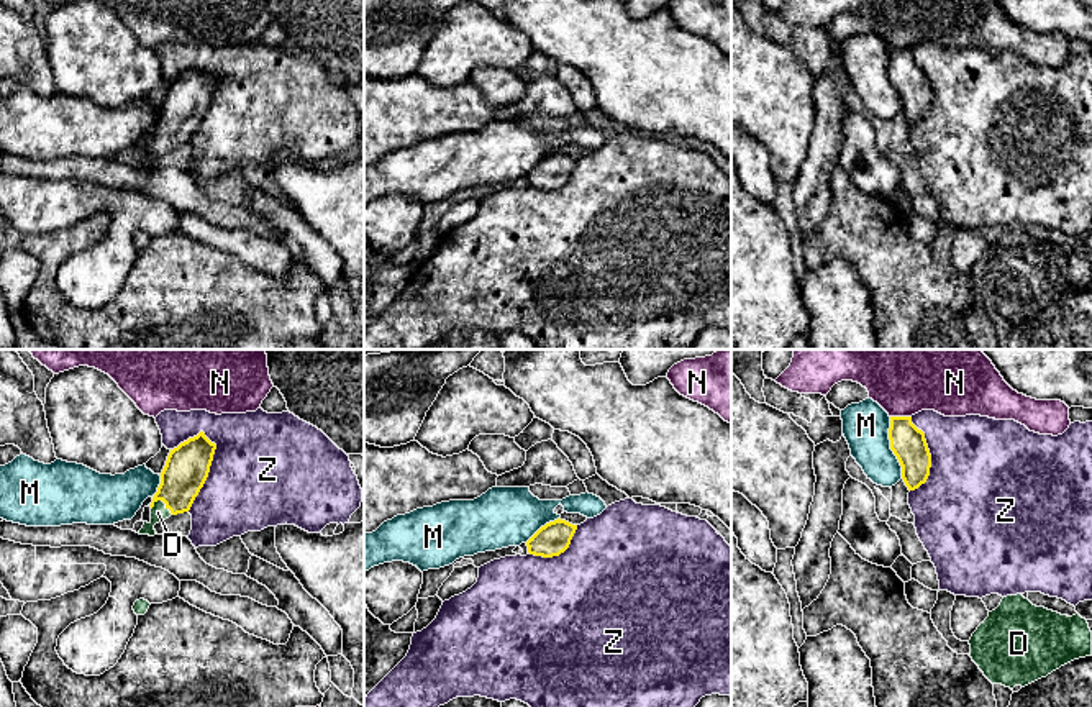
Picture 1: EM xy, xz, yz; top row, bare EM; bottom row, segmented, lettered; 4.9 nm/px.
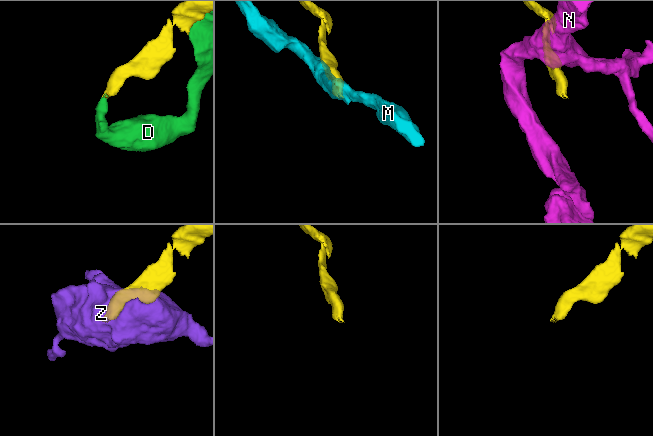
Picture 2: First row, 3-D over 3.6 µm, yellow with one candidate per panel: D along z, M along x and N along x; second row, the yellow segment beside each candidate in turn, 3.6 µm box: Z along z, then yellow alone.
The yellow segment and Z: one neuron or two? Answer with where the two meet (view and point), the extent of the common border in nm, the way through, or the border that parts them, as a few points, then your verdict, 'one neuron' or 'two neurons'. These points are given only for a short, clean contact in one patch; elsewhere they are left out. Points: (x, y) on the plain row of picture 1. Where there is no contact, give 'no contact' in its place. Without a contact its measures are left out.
xy (209, 104) | 400 nm | two neurons

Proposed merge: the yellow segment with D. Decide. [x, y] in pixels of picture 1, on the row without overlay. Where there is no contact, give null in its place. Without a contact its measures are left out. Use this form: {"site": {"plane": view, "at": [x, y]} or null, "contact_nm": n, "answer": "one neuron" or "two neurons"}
{"site": {"plane": "xy", "at": [164, 135]}, "contact_nm": 120, "answer": "one neuron"}

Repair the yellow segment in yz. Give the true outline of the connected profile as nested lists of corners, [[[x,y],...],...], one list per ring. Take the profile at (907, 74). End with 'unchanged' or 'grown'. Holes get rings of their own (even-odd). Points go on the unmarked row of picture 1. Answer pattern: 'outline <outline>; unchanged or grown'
outline [[[890,49],[889,72],[905,118],[908,123],[918,121],[926,115],[931,100],[925,66],[912,56],[912,49]]]; unchanged

